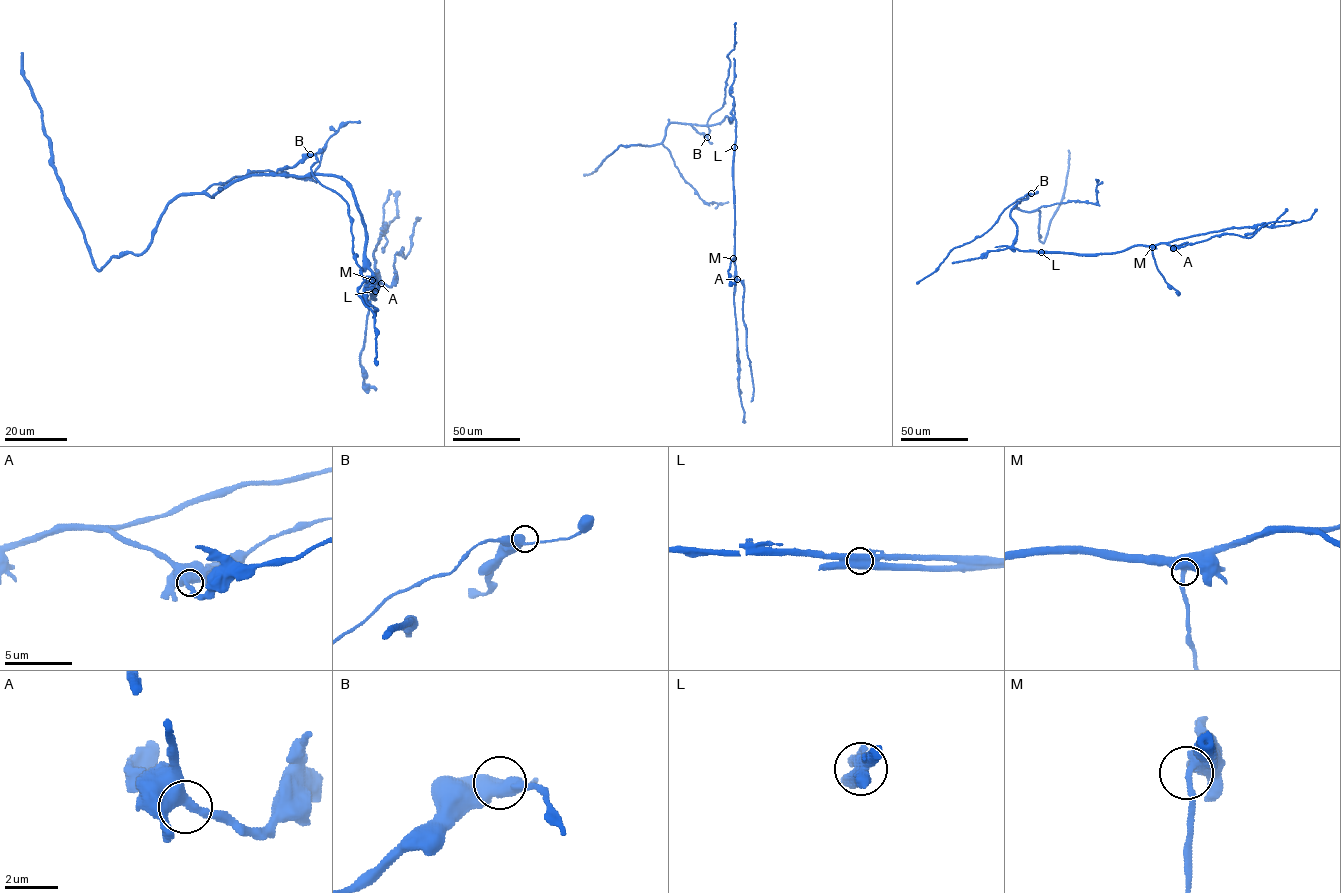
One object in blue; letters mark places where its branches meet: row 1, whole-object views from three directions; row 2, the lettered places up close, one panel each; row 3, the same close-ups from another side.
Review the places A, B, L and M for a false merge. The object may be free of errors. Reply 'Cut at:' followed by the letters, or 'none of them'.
Cut at: L

